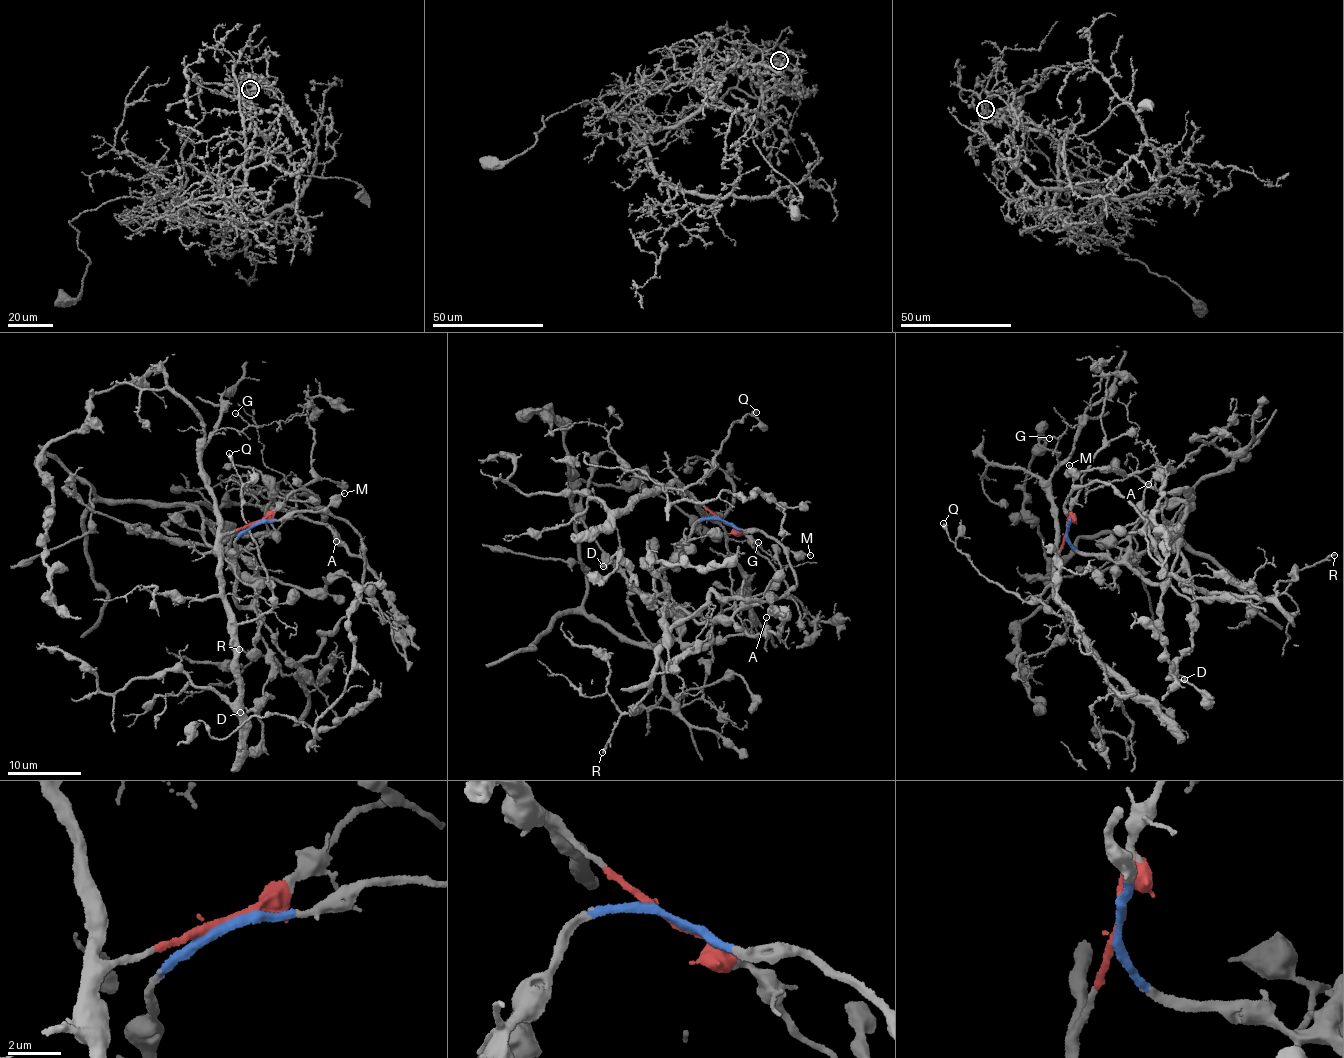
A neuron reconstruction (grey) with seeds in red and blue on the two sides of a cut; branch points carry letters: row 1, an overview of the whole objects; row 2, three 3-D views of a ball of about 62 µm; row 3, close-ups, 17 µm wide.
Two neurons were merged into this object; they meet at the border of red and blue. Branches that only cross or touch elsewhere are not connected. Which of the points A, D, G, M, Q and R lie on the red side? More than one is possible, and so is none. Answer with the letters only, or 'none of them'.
G, Q

